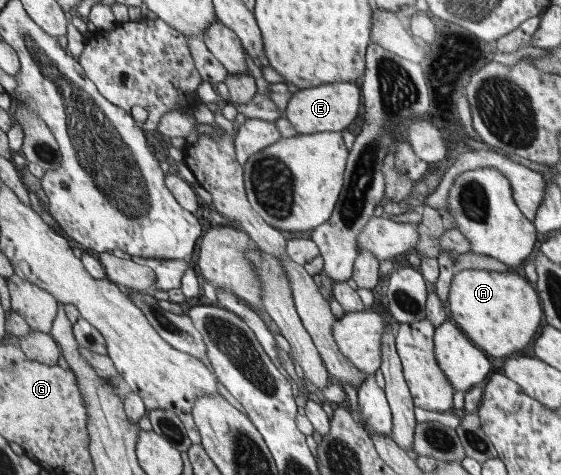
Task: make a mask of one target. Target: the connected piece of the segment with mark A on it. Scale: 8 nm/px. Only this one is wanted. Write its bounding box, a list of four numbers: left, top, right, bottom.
[448,269,543,358]

